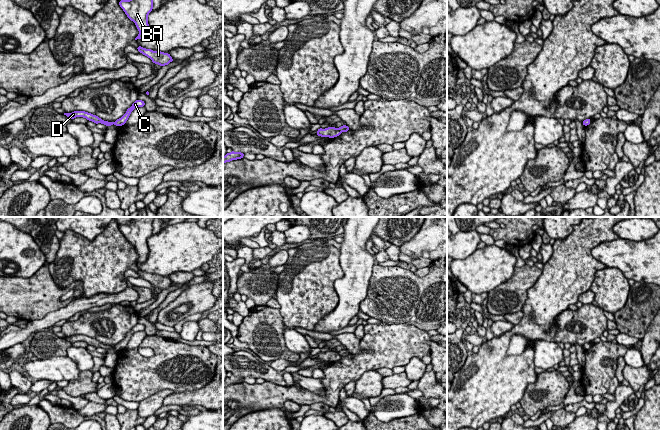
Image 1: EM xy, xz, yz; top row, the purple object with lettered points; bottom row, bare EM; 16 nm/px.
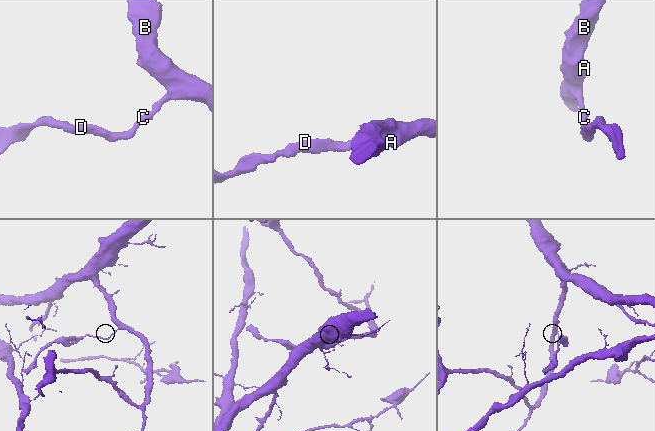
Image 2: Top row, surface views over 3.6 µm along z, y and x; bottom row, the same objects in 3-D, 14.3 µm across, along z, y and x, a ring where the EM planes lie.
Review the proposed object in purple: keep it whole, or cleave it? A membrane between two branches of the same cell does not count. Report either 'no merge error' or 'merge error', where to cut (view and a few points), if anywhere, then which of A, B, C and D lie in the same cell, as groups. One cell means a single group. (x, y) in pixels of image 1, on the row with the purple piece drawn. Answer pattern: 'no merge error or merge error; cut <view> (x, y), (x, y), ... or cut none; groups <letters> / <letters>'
merge error; cut xz (337, 128), (340, 132); groups A B C / D

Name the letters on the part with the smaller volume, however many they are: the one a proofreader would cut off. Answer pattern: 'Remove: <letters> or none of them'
Remove: D

